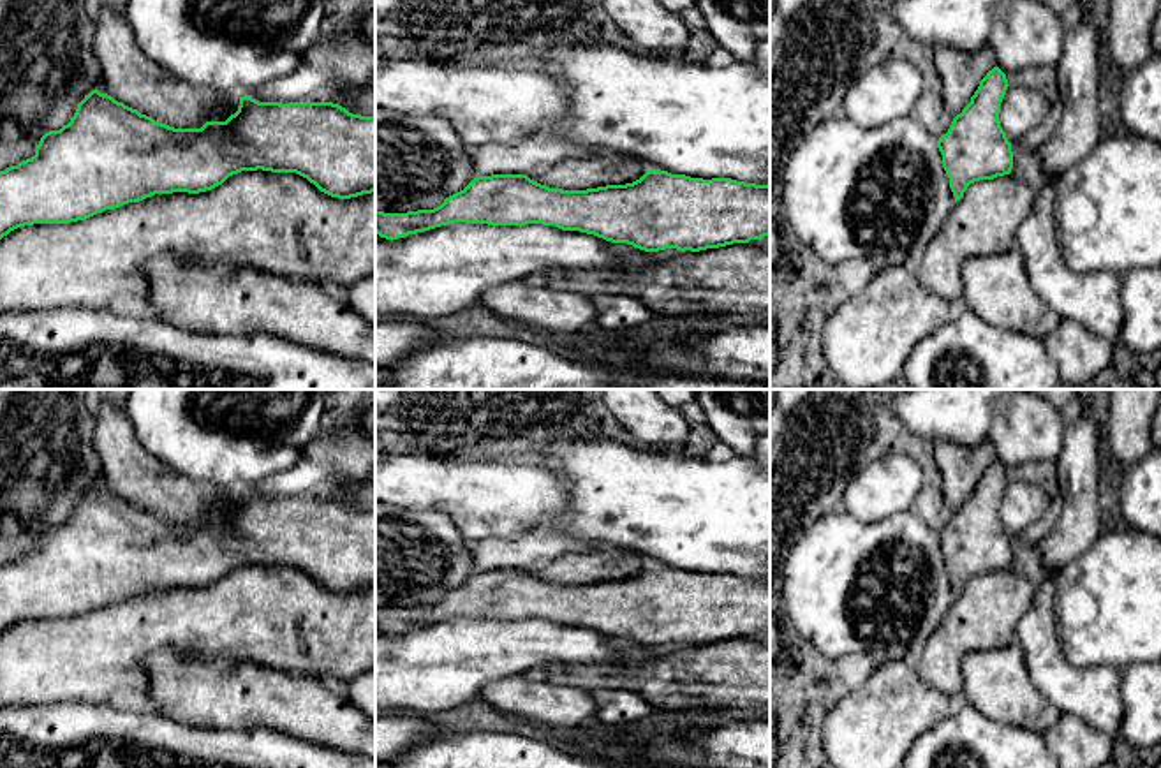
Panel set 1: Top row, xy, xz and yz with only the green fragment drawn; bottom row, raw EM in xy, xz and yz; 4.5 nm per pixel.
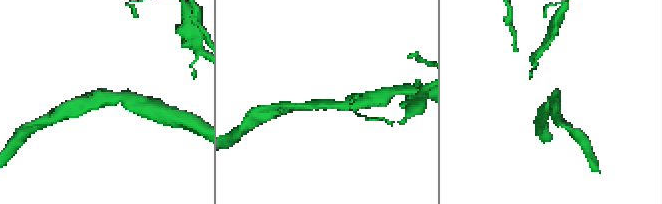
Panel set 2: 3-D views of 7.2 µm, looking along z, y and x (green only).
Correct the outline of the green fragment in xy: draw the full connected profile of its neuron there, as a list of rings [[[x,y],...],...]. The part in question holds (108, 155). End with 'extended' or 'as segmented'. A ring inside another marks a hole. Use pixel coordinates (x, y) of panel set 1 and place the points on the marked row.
[[[92,9],[92,48],[106,92],[92,90],[67,125],[41,137],[32,159],[0,171],[0,240],[18,227],[86,220],[155,194],[206,192],[241,171],[296,173],[338,199],[375,192],[375,114],[352,114],[333,102],[259,102],[194,86],[148,58],[115,9]]]; extended

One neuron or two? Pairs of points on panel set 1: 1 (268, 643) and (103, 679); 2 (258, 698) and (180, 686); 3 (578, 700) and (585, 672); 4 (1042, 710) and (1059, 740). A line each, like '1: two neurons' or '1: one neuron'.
1: one neuron
2: one neuron
3: two neurons
4: two neurons

